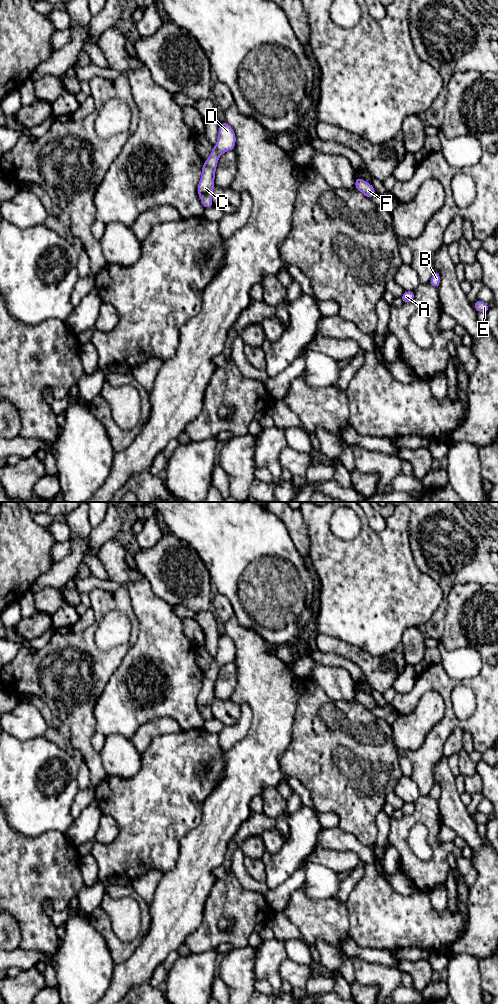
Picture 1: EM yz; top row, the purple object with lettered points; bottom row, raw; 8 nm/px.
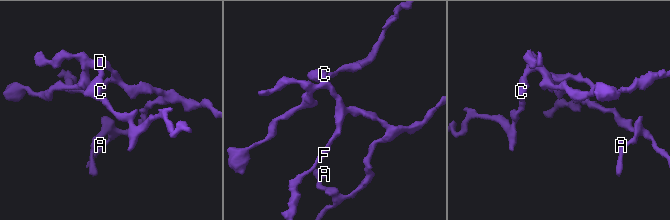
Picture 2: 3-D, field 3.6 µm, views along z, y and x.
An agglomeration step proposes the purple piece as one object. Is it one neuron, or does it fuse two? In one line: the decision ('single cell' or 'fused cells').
single cell

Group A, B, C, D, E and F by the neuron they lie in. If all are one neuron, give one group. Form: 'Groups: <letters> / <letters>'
Groups: A B C D E F

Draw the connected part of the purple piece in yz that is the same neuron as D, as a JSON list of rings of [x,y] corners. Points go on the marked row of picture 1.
[[[227,122],[221,123],[217,143],[212,148],[209,158],[204,161],[202,176],[197,187],[198,195],[205,209],[214,206],[211,195],[214,190],[215,170],[219,157],[229,150],[235,150],[235,143],[236,136],[233,128]]]

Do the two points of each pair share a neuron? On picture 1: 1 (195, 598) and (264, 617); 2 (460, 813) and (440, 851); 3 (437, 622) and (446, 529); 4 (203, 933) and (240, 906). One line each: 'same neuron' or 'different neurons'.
1: different neurons
2: different neurons
3: same neuron
4: same neuron

